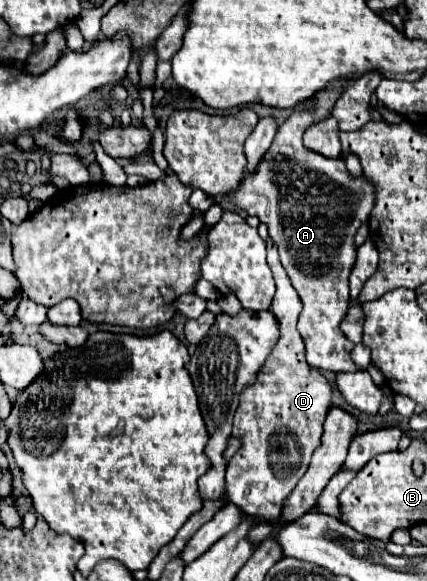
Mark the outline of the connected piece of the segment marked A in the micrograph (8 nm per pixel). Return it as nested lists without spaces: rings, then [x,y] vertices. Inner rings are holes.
[[[343,78],[335,80],[315,96],[313,108],[295,110],[279,126],[275,142],[259,160],[255,172],[247,172],[239,186],[225,194],[231,204],[243,208],[247,214],[255,214],[269,226],[269,236],[279,248],[281,264],[303,302],[299,332],[305,342],[307,362],[329,372],[357,370],[351,360],[355,344],[339,330],[339,322],[349,310],[349,274],[357,252],[353,236],[359,222],[367,222],[375,194],[371,182],[363,180],[363,176],[351,178],[347,174],[343,158],[325,158],[305,148],[301,136],[315,120],[329,116],[345,84]]]

